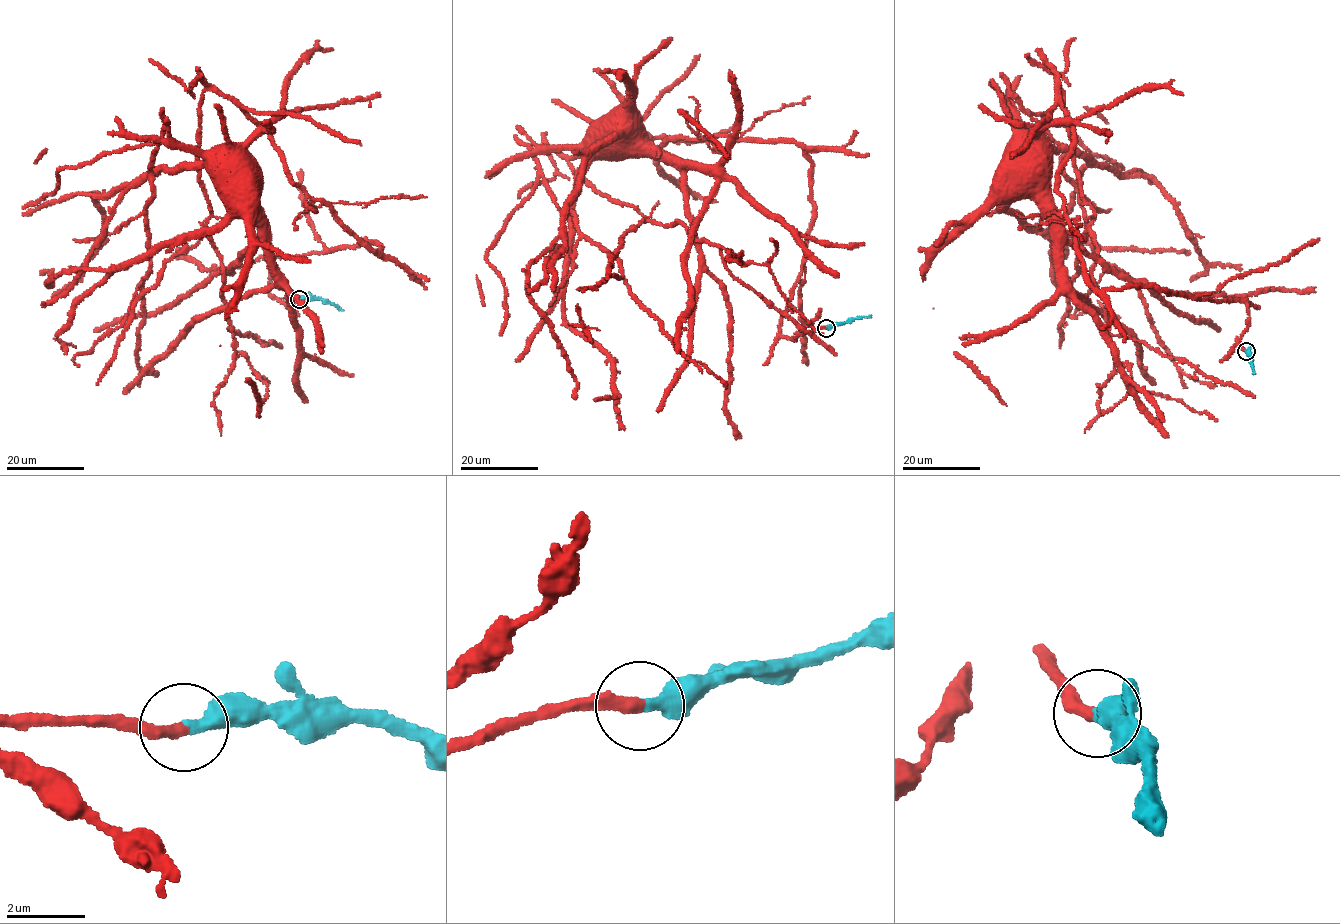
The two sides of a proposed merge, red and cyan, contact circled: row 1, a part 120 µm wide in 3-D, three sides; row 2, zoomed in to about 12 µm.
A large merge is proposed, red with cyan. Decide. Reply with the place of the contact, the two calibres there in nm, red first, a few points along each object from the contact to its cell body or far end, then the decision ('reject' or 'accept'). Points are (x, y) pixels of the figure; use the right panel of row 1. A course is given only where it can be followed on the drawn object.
(1246, 351) | 320/360 nm | red via (1246, 351), (1244, 302), (1092, 285), (1058, 189), (1073, 139), (1065, 110), (1055, 104), (1053, 120), (1007, 148) | cyan via (1246, 351), (1252, 355), (1254, 374) | reject

